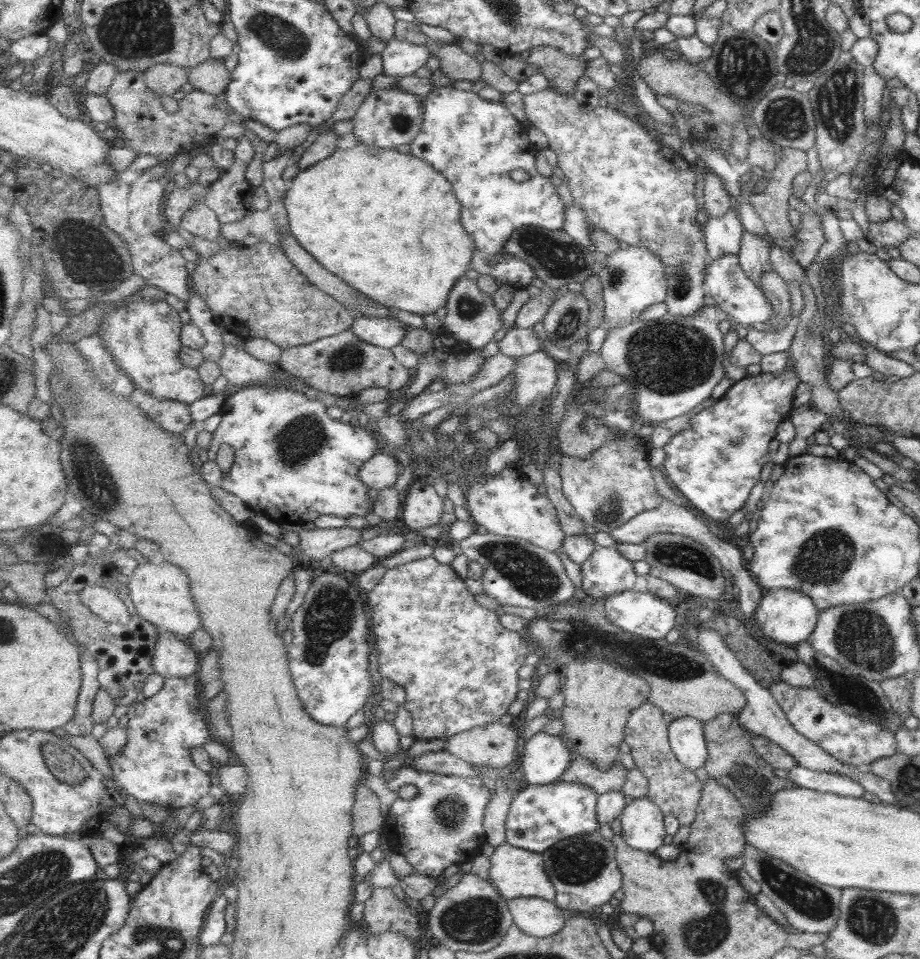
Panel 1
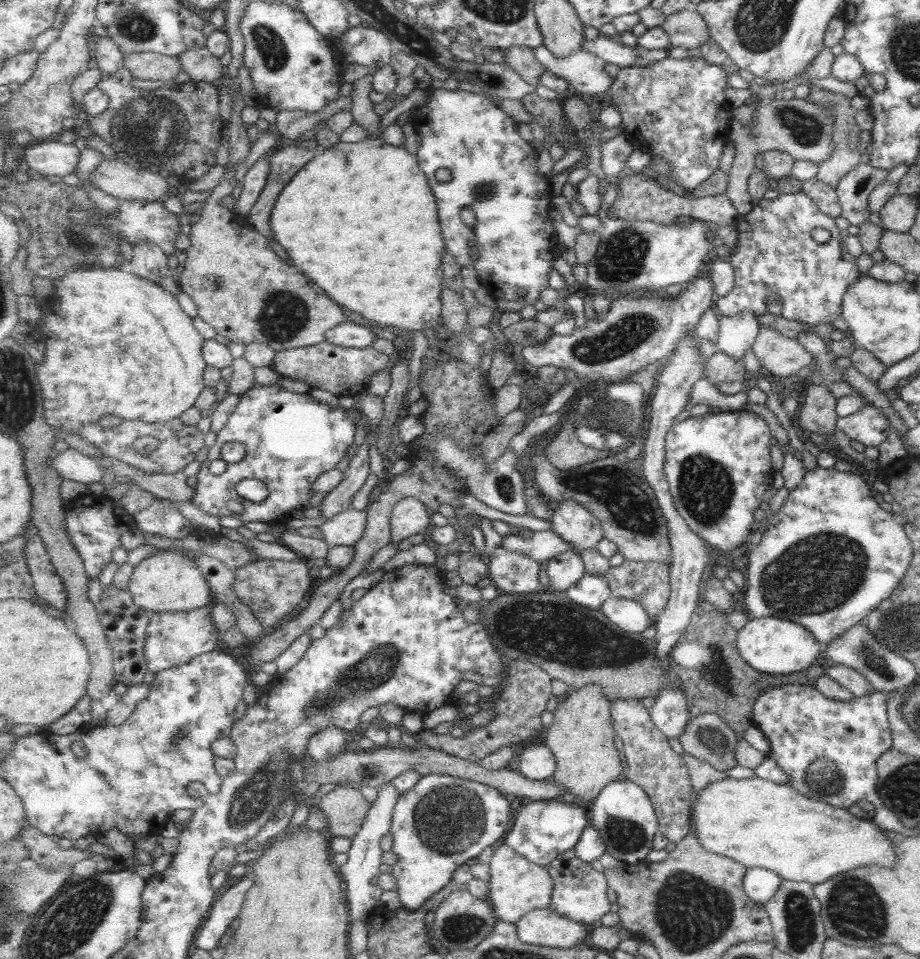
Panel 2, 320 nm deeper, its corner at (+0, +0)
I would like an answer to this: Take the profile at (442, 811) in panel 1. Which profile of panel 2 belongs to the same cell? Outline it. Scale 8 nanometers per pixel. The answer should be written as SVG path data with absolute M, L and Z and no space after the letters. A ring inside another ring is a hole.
M445 774L422 776L409 792L404 792L398 798L392 818L392 852L398 856L398 860L391 866L391 873L397 879L396 892L401 906L411 911L421 908L431 896L435 896L451 884L453 874L461 864L466 864L471 858L477 858L481 852L485 852L485 848L501 841L509 824L511 797L503 794L498 788L476 780Z

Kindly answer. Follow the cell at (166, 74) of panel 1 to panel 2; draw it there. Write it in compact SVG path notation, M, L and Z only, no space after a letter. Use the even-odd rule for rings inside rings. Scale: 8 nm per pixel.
M158 52L126 54L124 62L133 77L143 81L173 82L177 78L177 74L183 70L178 56Z

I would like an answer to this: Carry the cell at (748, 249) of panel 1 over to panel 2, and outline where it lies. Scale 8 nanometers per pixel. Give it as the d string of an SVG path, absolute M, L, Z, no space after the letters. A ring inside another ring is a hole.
M748 310L741 315L726 317L721 323L717 348L735 359L743 360L759 329L756 315Z

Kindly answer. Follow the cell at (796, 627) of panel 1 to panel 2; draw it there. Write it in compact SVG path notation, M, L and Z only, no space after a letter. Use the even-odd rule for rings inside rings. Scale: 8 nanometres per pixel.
M761 617L750 619L738 631L738 649L747 664L759 673L791 674L805 671L814 662L821 661L821 646L810 630L793 621Z

